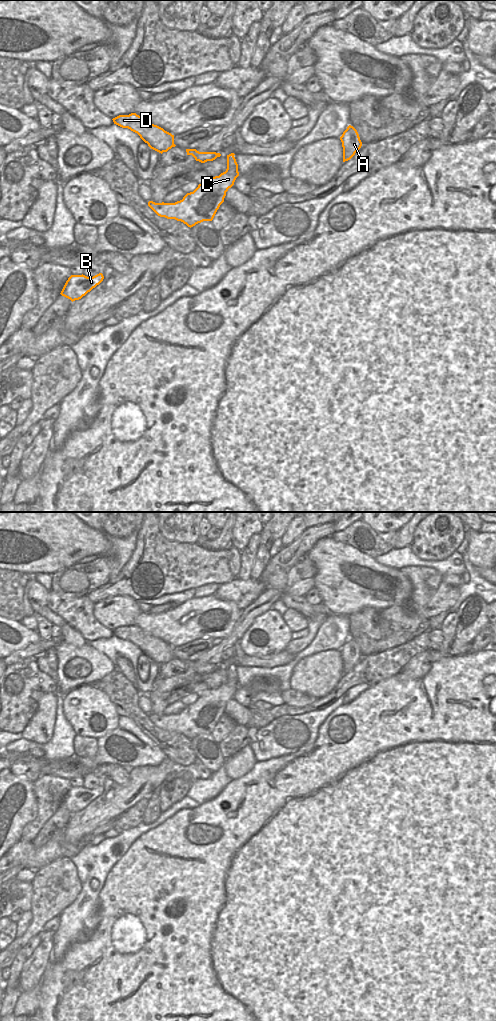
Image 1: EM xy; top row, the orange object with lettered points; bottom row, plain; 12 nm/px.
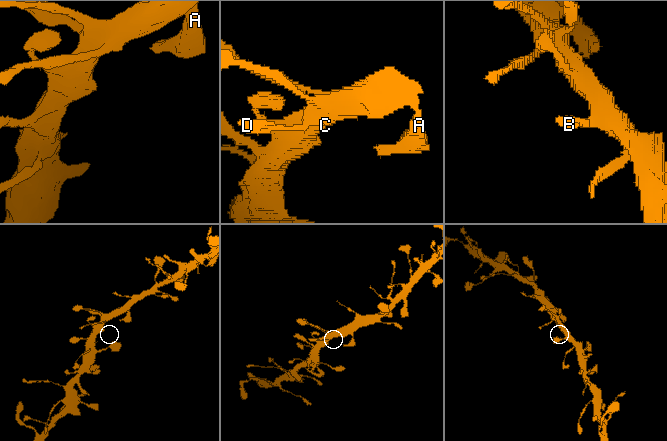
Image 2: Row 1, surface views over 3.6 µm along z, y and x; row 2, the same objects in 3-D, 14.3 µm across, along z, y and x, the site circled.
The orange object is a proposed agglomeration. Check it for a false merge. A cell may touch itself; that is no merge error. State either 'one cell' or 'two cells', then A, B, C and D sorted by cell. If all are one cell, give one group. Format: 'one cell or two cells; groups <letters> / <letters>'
one cell; groups A B C D

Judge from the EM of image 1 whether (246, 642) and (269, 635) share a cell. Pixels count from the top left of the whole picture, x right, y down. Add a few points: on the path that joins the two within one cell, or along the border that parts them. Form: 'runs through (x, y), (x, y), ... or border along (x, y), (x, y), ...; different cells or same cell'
runs through (254, 645), (264, 647), (268, 643); same cell

